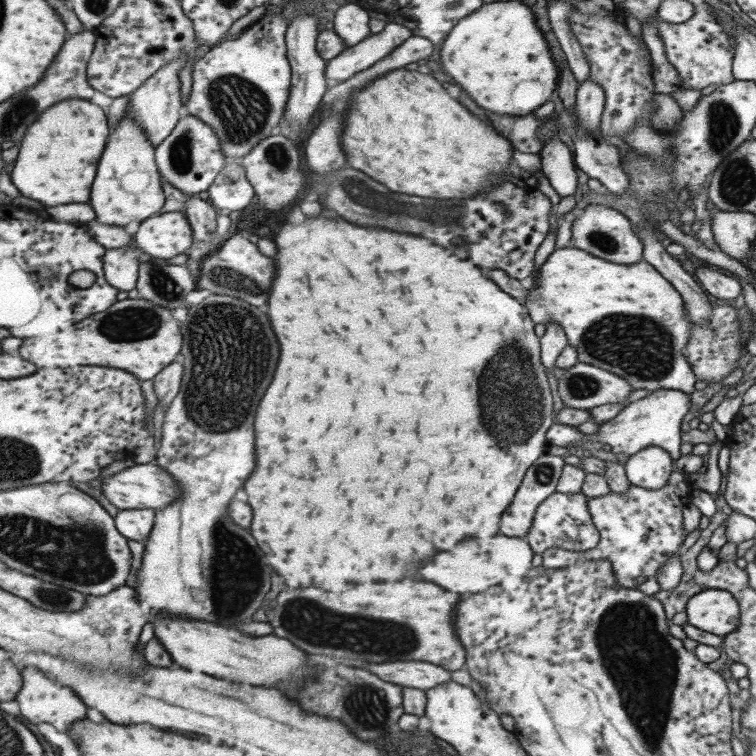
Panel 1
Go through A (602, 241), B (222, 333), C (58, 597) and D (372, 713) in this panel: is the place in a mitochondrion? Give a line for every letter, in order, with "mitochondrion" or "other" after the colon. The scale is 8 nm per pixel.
A: mitochondrion
B: mitochondrion
C: mitochondrion
D: mitochondrion

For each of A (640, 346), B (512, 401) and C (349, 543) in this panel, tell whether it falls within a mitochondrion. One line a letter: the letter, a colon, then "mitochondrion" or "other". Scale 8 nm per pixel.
A: mitochondrion
B: mitochondrion
C: other

